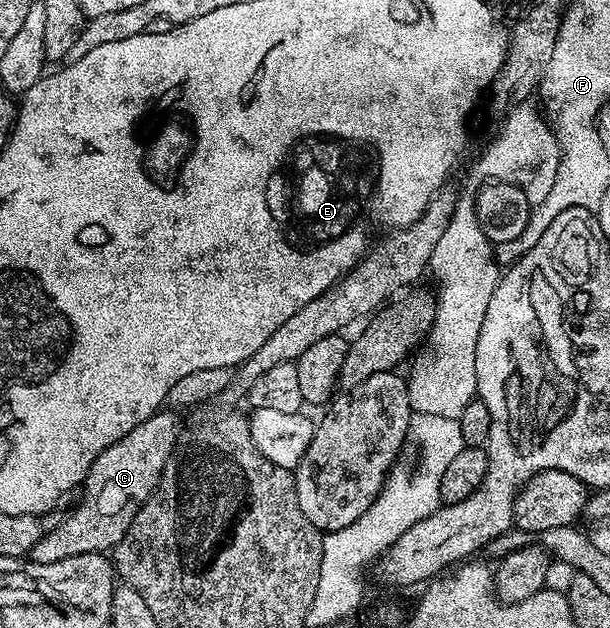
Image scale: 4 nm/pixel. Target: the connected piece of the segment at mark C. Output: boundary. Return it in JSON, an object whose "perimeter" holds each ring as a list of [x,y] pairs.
{"perimeter":[[[159,412],[144,420],[144,424],[132,428],[128,436],[116,440],[116,444],[104,448],[104,452],[96,456],[81,487],[82,503],[73,507],[59,526],[43,533],[30,550],[29,561],[52,564],[68,556],[110,552],[124,540],[128,524],[132,524],[139,508],[154,495],[170,455],[180,441],[178,418],[166,413]]]}

